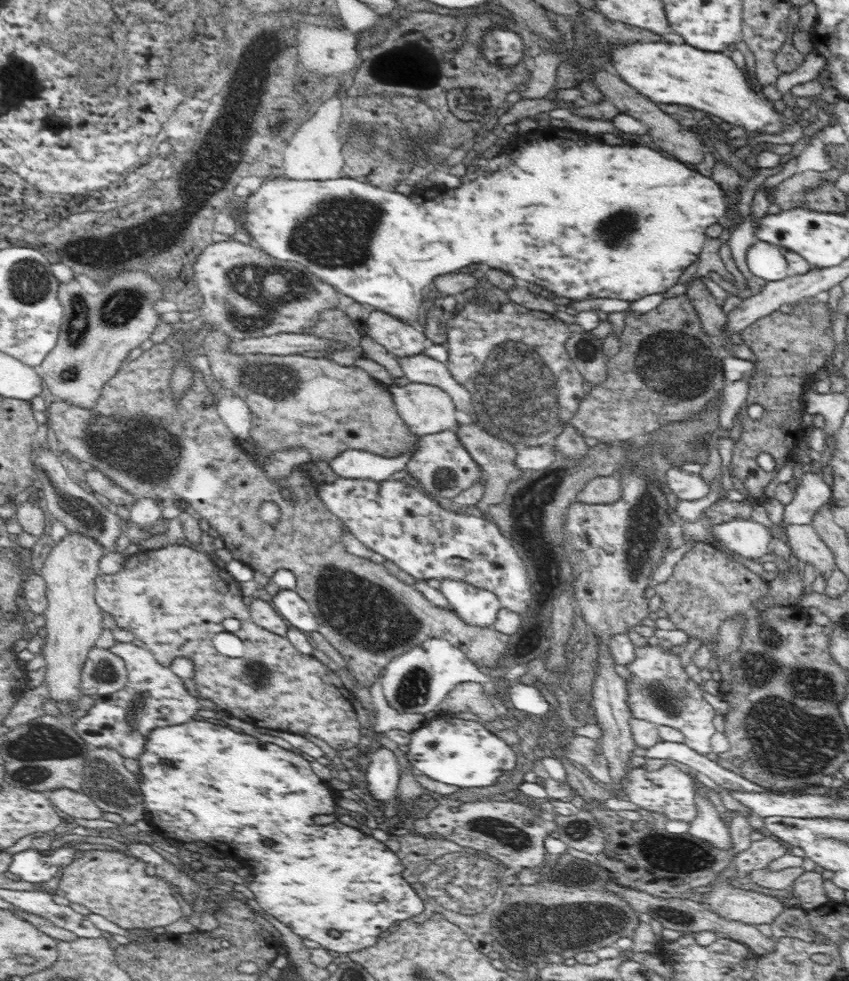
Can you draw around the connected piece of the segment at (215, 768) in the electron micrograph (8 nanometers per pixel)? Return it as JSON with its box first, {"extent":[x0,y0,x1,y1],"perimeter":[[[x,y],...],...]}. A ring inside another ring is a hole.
{"extent":[133,720,426,954],"perimeter":[[[191,720],[187,723],[173,724],[172,726],[163,726],[156,728],[147,736],[143,753],[139,756],[139,775],[133,779],[138,790],[142,791],[142,799],[144,800],[144,808],[146,821],[152,826],[153,830],[164,836],[168,840],[181,844],[192,846],[192,842],[206,842],[210,846],[214,846],[212,850],[220,855],[222,852],[230,852],[236,858],[242,858],[250,864],[250,870],[254,870],[252,874],[256,876],[256,882],[248,885],[250,890],[256,895],[256,900],[260,907],[268,913],[268,916],[276,918],[276,920],[288,926],[292,932],[296,933],[302,939],[316,941],[322,949],[329,952],[337,952],[350,954],[350,952],[360,952],[364,948],[372,948],[376,946],[376,942],[383,935],[388,933],[390,926],[400,923],[404,920],[412,919],[424,912],[426,906],[420,896],[412,889],[408,882],[404,881],[403,871],[404,865],[400,861],[400,857],[392,852],[385,843],[379,842],[371,834],[362,834],[358,828],[346,826],[342,822],[334,822],[332,826],[318,826],[314,824],[314,816],[316,814],[330,814],[334,810],[333,790],[326,782],[322,782],[310,768],[310,762],[304,760],[300,754],[284,750],[272,742],[260,742],[254,736],[248,736],[244,732],[235,732],[231,727],[224,727],[208,721]],[[264,840],[272,840],[272,846],[266,846]],[[280,878],[290,878],[290,882],[286,884],[276,884]]]}

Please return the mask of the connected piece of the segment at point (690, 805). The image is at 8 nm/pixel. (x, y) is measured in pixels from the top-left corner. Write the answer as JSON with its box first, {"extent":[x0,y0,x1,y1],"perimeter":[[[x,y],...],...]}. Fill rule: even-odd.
{"extent":[623,763,697,824],"perimeter":[[[667,763],[658,770],[650,772],[644,767],[638,767],[627,772],[624,780],[623,790],[630,802],[634,802],[639,807],[650,812],[661,812],[668,819],[684,821],[691,824],[696,818],[697,806],[695,803],[695,784],[694,777],[684,773],[678,766]]]}

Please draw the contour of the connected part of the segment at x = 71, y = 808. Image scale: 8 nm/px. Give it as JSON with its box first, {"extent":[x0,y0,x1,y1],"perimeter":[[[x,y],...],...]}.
{"extent":[46,788,102,820],"perimeter":[[[60,788],[46,793],[48,799],[58,810],[72,818],[86,818],[88,820],[102,819],[100,809],[90,797],[81,791],[73,791],[68,788]]]}

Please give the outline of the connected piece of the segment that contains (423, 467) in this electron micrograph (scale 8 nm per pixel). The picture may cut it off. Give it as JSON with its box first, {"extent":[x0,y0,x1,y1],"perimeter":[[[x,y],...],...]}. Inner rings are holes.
{"extent":[405,431,486,494],"perimeter":[[[445,431],[445,432],[438,432],[437,434],[432,434],[432,435],[425,435],[420,437],[420,440],[418,440],[418,448],[412,453],[412,457],[410,458],[410,462],[407,463],[407,466],[405,467],[408,472],[411,474],[414,472],[416,476],[418,476],[418,481],[423,485],[423,486],[430,486],[430,484],[434,484],[434,474],[438,472],[438,470],[442,470],[442,468],[448,468],[452,474],[454,474],[454,478],[456,478],[456,482],[458,482],[458,492],[457,494],[460,494],[460,492],[470,488],[472,484],[474,483],[480,483],[483,478],[485,478],[485,483],[486,484],[486,475],[485,473],[481,470],[481,467],[471,458],[471,454],[468,452],[468,450],[463,448],[463,445],[459,442],[459,437],[454,431]]]}

